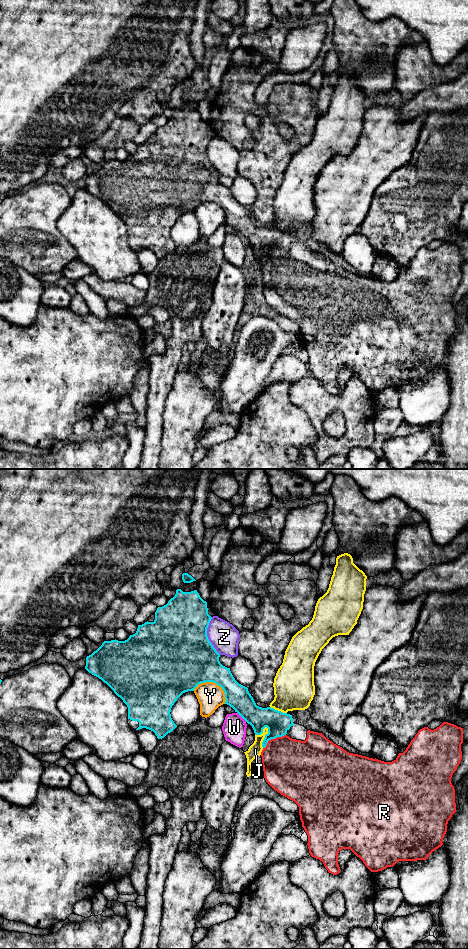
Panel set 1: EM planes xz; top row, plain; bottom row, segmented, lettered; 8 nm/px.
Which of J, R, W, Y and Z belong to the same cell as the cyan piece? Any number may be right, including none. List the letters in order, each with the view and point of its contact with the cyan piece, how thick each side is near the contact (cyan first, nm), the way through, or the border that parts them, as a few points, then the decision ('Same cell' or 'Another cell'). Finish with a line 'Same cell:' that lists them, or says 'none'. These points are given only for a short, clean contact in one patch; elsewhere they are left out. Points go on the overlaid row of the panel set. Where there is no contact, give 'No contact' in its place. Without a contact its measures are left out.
J: Touches cyan at xz (265, 737). Thickness 190 nm (cyan) against 100 nm. Boundary: xz (266, 726), (267, 733), (262, 742), (262, 747). Another cell
R: Touches cyan at xz (273, 738). Thickness 190 nm (cyan) against 420 nm. Path across: xz (277, 722), (277, 734), (273, 738), (282, 758), (288, 764). Same cell
W: Touches cyan at xz (242, 717). Thickness 200 nm (cyan) against 190 nm. Boundary: xz (237, 712), (246, 721). Another cell
Y: Touches cyan at xz (215, 682). Thickness 380 nm (cyan) against 220 nm. Another cell
Z: Touches cyan at xz (207, 636). Thickness 500 nm (cyan) against 240 nm. Another cell
Same cell: R

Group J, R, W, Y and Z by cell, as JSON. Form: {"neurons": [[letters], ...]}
{"neurons": [["J"], ["R"], ["W"], ["Y"], ["Z"]]}

